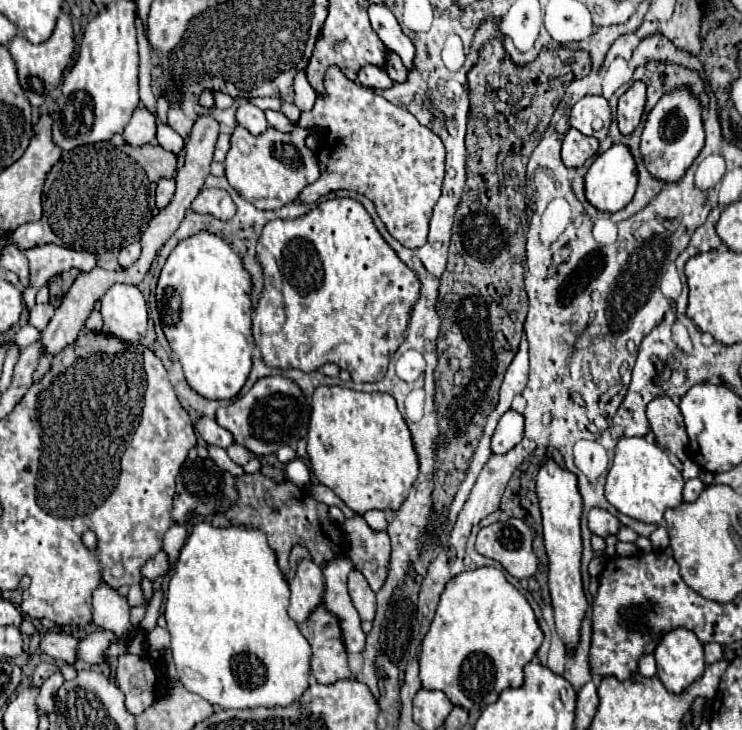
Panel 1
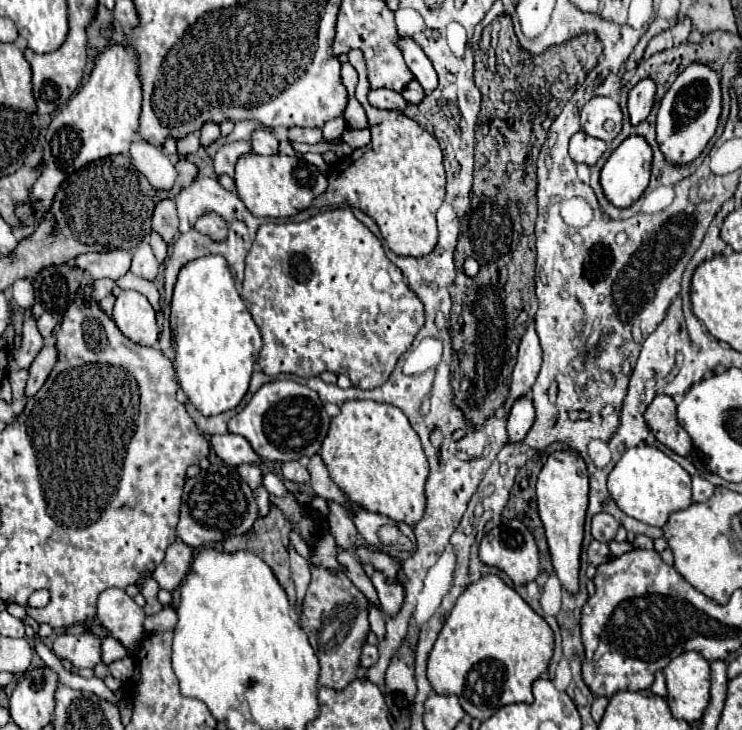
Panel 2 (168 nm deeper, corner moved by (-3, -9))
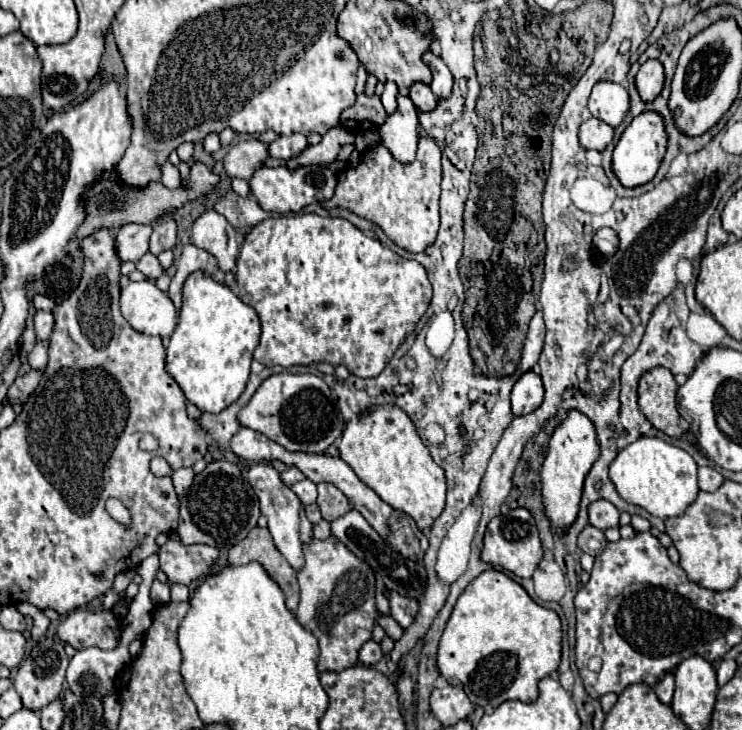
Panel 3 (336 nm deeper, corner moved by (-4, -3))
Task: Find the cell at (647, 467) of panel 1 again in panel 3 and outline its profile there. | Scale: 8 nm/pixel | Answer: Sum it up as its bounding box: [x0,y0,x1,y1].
[610,435,700,519]

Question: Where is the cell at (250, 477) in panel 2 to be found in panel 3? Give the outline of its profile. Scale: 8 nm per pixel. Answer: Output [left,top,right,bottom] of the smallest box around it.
[248,463,304,571]

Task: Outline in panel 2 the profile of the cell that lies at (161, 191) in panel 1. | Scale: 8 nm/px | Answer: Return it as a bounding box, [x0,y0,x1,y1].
[151,199,179,243]

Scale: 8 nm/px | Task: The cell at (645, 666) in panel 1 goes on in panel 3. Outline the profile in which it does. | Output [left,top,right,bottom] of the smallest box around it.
[654,673,674,705]

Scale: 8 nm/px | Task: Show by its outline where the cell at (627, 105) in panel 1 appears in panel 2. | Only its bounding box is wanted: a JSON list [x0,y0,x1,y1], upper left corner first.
[627,77,655,125]

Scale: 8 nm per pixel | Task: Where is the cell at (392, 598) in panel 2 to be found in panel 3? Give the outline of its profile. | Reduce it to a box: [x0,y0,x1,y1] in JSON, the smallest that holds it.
[388,591,418,629]

